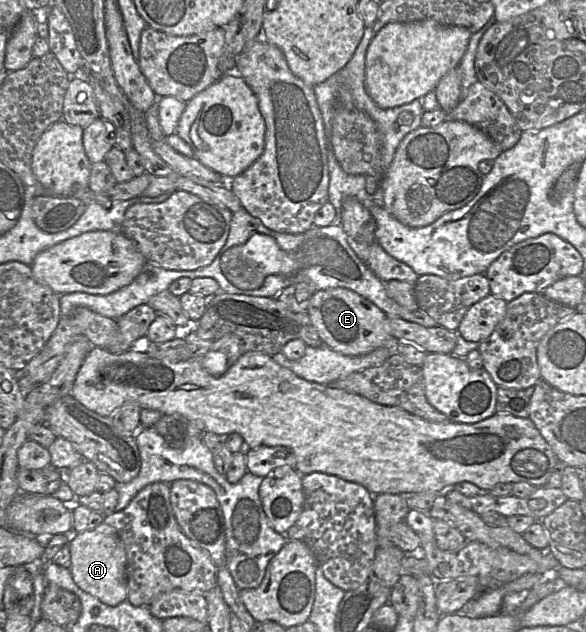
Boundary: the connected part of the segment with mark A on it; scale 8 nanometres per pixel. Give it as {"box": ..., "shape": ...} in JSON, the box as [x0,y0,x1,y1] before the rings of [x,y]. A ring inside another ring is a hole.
{"box":[68,522,127,606],"shape":[[[102,522],[93,530],[78,533],[68,545],[72,578],[81,590],[109,606],[117,606],[127,599],[127,556],[114,527]]]}

